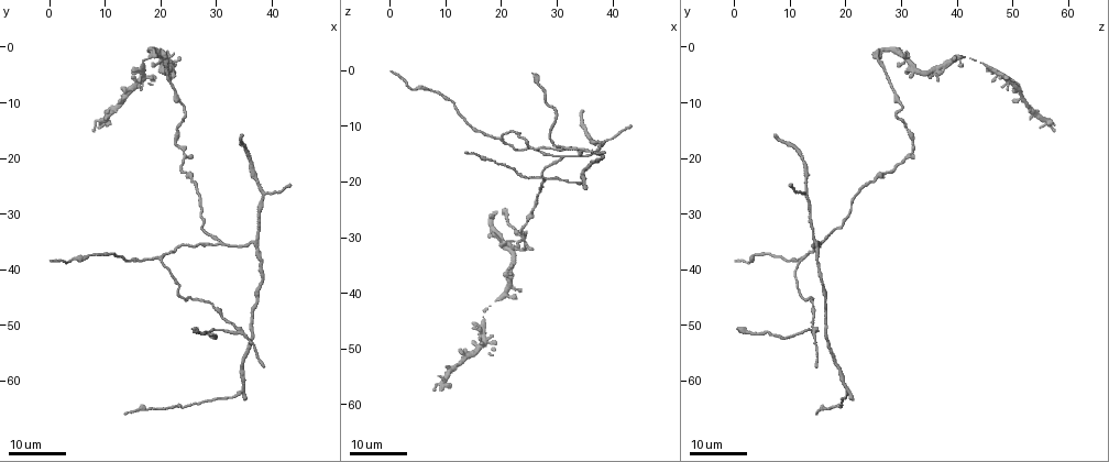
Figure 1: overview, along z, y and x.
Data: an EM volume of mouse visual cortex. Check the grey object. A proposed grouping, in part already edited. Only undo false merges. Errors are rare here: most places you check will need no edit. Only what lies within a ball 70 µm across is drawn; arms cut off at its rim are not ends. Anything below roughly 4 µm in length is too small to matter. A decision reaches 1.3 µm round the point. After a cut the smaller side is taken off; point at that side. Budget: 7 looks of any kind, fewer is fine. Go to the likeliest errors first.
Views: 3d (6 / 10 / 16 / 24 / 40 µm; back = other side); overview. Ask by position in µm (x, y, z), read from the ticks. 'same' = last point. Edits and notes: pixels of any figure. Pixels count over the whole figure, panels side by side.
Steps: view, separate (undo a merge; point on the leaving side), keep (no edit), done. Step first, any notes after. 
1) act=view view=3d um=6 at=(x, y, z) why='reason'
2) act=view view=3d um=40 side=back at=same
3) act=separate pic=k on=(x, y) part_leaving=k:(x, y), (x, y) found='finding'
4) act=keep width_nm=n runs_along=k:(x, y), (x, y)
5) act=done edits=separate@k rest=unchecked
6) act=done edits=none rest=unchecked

act=view view=3d um=24 at=(34.0, 51.0, 14.0) why='four or more arms meet'

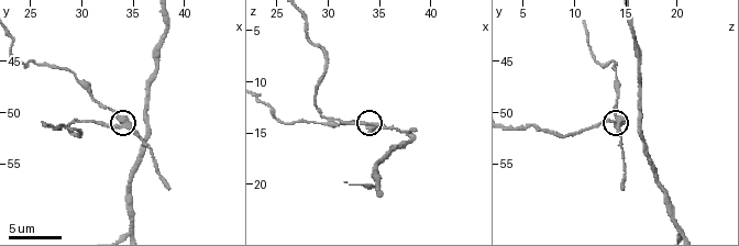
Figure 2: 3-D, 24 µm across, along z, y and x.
act=view view=3d um=10 at=(33.8, 51.4, 14.0) why='closer look'

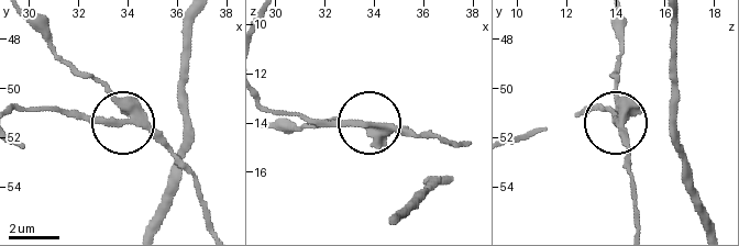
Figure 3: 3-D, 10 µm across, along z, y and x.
act=separate pic=3 on=(108, 122) part_leaving=3:(142, 124), (95, 124), (56, 111), (19, 111) found='two neurons meet here'

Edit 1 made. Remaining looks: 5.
act=view view=3d um=16 at=(38.5, 26.0, 12.5) why='three-way junction'

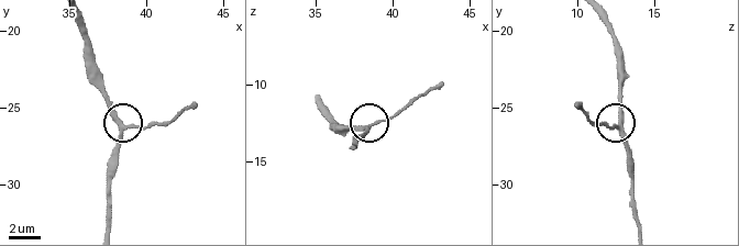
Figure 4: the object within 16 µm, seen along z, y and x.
act=view view=3d um=6 at=(39.0, 26.2, 12.8)

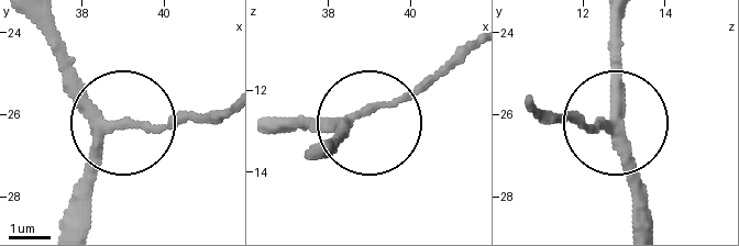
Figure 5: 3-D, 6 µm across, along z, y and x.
act=view view=3d um=6 side=back at=(38.70, 26.20, 12.55)

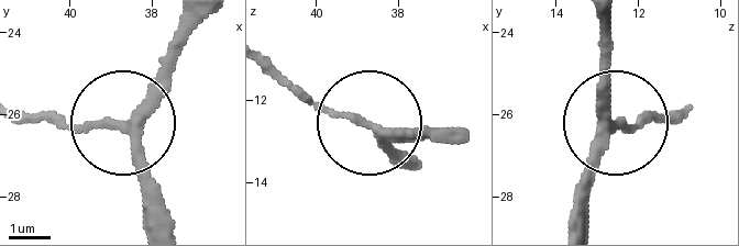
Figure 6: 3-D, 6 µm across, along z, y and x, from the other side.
act=keep width_nm=220 runs_along=6:(408, 169), (376, 138), (271, 75) found='one neuron here'

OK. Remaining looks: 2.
act=view view=3d um=16 at=(20.0, 37.5, 12.0) why='three arms meet'

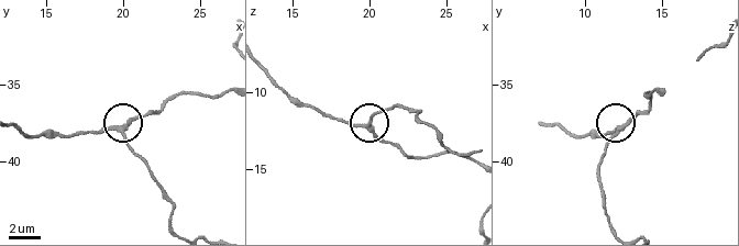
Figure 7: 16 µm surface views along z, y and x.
act=view view=3d um=10 at=(19.6, 37.8, 12.2)

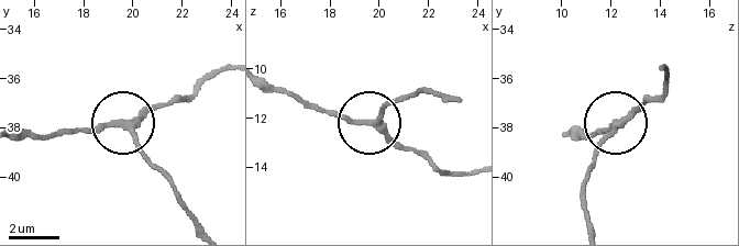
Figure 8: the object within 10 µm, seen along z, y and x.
act=keep side_arm_um=26 arms=3 found='all the same neuron'

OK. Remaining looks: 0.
act=done edits=separate@3 rest=unchecked

